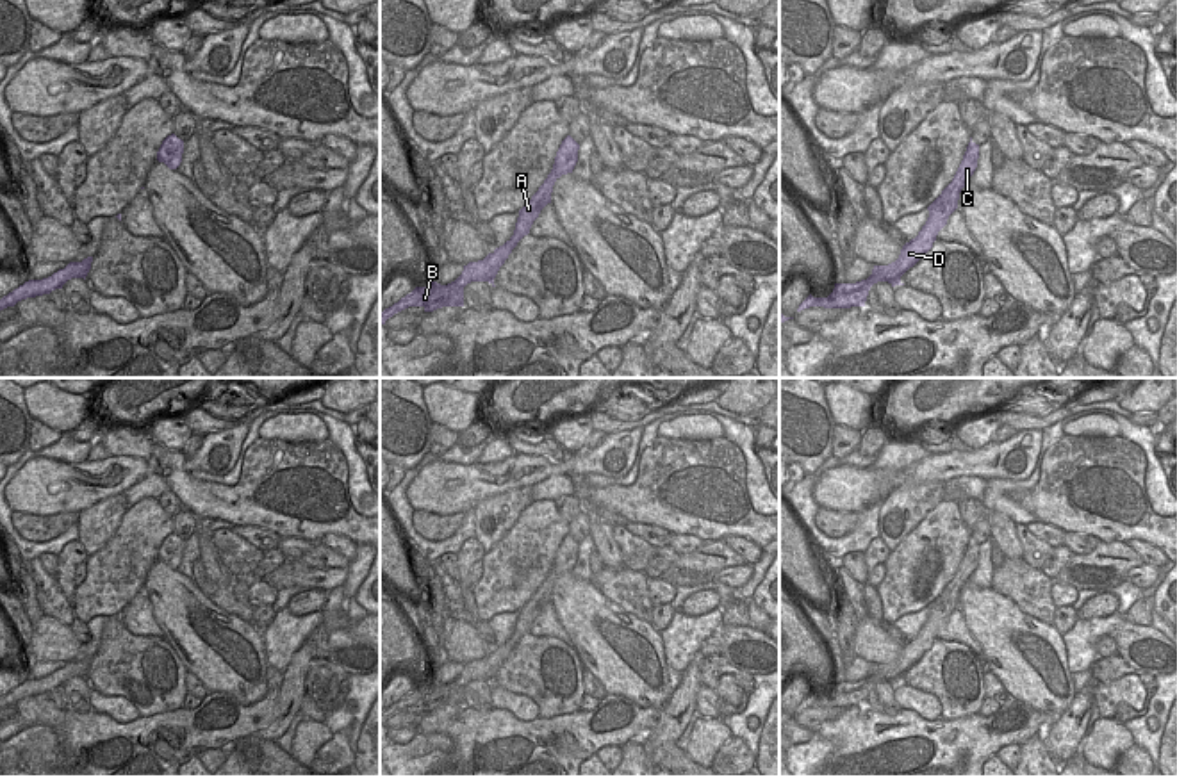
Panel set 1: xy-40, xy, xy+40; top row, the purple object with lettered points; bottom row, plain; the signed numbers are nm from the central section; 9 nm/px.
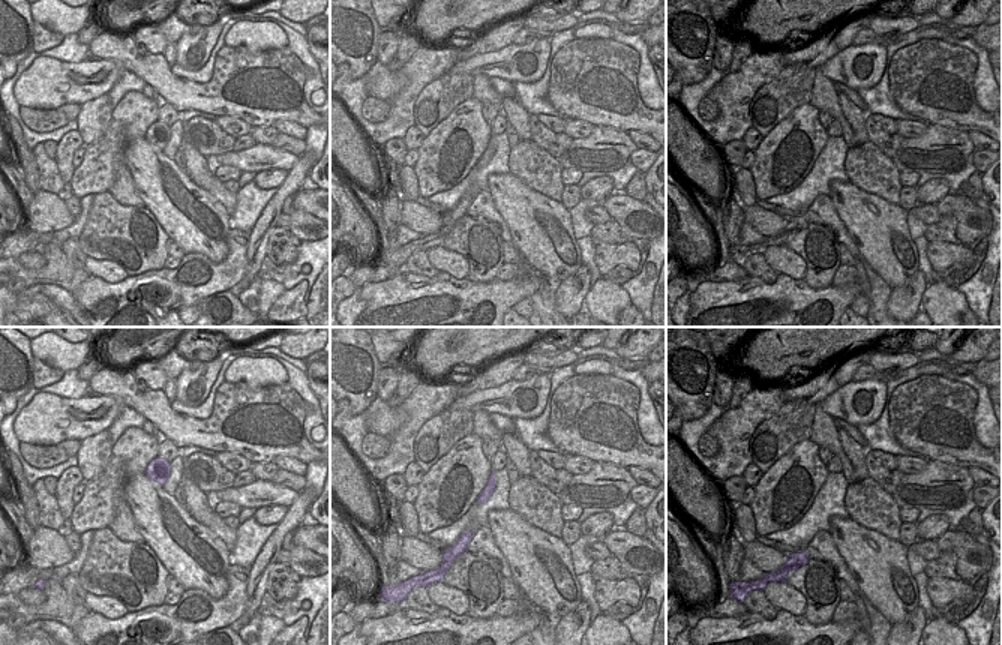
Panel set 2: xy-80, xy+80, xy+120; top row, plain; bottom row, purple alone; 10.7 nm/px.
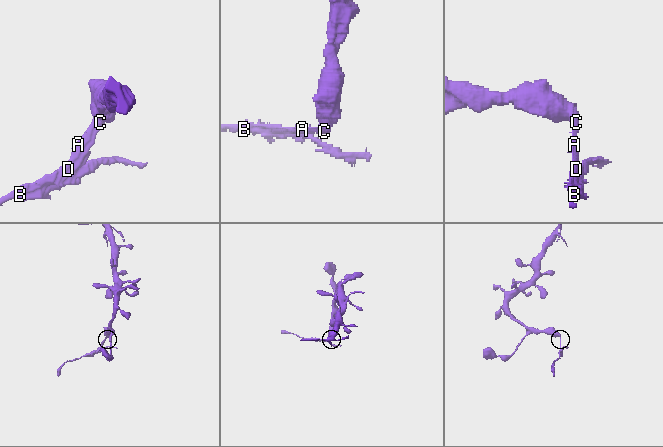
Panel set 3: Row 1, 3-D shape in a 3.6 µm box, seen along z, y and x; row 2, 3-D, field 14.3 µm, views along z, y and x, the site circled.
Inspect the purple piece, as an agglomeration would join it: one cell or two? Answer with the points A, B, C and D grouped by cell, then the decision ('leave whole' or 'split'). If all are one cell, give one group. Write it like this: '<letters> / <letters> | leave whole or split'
A B D / C | split

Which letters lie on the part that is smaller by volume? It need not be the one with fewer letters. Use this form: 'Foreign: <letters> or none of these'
Foreign: A, B, D

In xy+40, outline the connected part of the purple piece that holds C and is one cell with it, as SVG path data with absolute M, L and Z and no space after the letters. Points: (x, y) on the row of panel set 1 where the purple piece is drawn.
M970 137L963 160L952 178L952 182L942 191L942 194L934 200L936 205L943 205L945 210L956 210L961 189L968 184L970 176L977 168L979 159L979 144L975 144Z

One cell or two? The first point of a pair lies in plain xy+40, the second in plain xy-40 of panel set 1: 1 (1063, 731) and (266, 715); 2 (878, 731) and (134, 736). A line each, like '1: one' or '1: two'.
1: two
2: one

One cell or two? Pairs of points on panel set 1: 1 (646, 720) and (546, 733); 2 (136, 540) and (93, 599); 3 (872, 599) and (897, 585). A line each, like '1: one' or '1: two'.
1: one
2: one
3: two

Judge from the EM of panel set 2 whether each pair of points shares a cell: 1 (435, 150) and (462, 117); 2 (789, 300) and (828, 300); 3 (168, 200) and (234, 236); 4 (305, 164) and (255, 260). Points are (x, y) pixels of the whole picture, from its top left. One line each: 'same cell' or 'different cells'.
1: same cell
2: same cell
3: different cells
4: same cell

